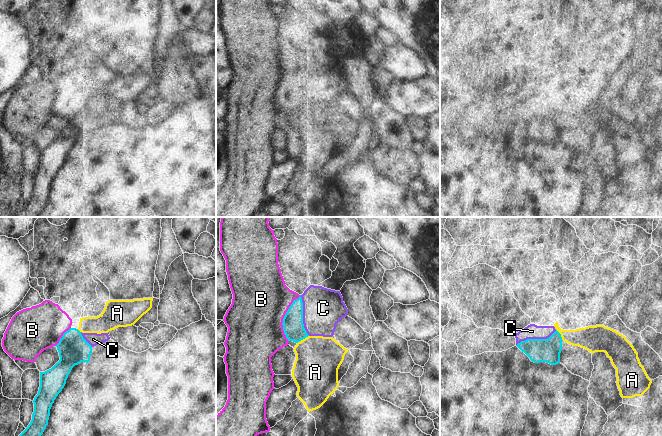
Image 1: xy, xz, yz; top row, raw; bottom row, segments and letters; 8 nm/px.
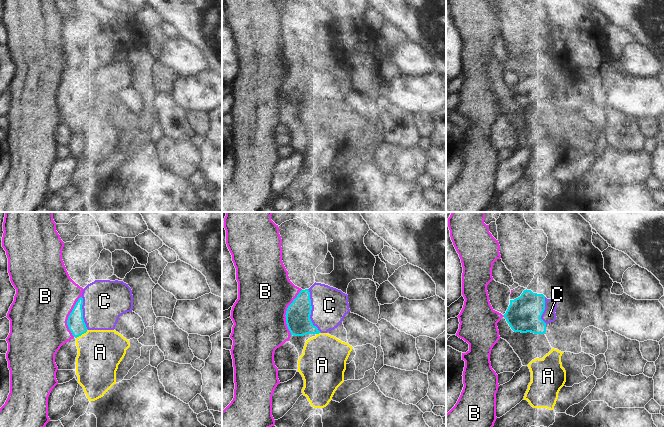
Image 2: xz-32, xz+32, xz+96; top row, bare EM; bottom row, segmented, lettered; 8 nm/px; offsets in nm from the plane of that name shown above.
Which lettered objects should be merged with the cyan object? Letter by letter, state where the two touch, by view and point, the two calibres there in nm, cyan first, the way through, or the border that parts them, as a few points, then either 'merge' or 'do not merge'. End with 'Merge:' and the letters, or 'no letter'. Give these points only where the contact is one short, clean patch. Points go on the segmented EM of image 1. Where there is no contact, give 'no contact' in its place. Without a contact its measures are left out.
A: xz (302, 339) | 170/360 nm | do not merge
B: xz (283, 318) | 170/460 nm | do not merge
C: xz (302, 315) | 170/320 nm | merge
Merge: C

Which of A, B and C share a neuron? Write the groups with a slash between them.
A / B / C

